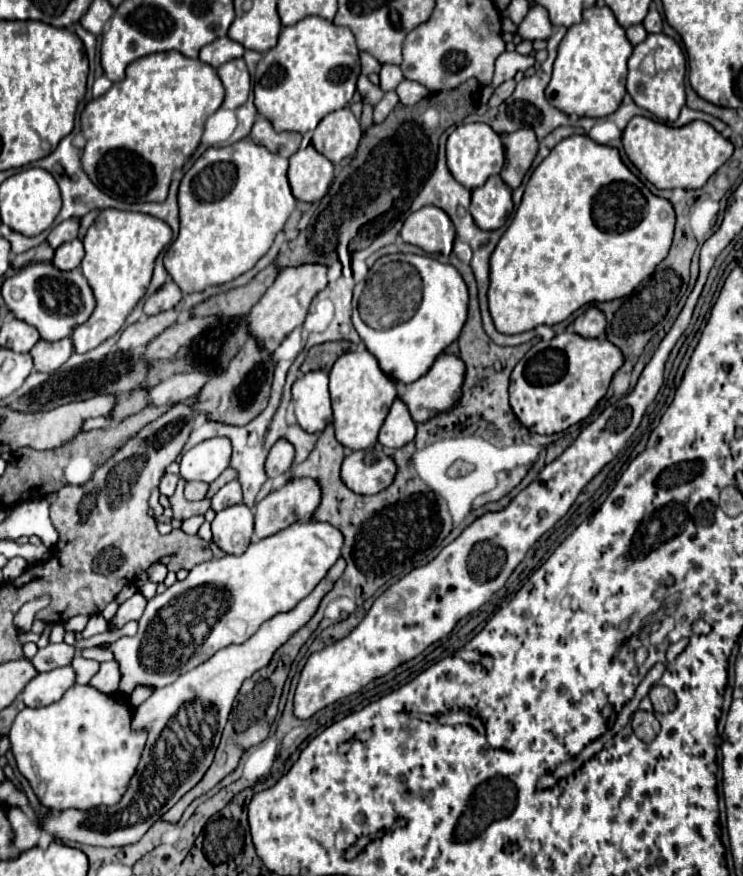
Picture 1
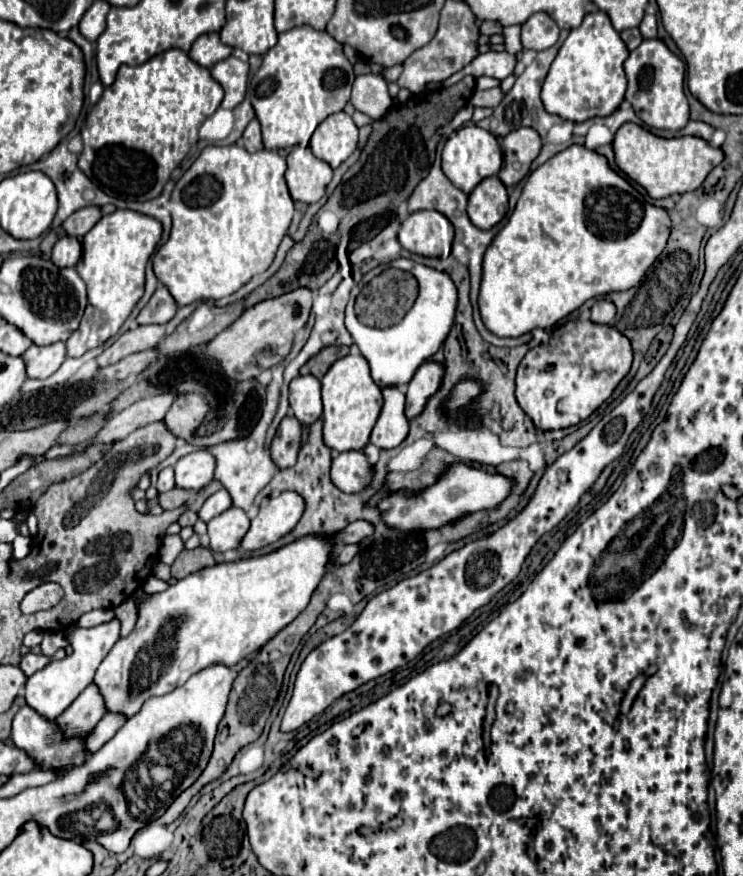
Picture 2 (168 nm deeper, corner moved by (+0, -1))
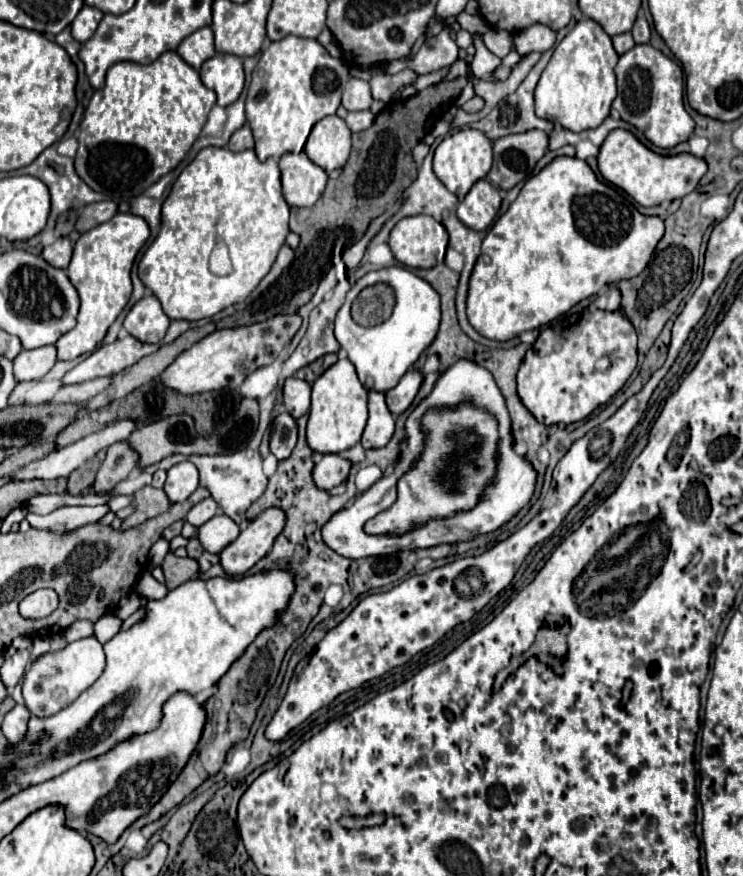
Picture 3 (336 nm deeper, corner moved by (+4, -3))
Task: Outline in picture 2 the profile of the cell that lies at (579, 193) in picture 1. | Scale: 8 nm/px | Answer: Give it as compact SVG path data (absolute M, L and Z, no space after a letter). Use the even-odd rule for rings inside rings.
M573 144L573 146L565 148L563 152L555 154L551 160L547 160L545 164L541 164L537 170L533 170L529 174L513 214L509 216L507 224L499 230L499 234L495 236L495 240L491 242L491 246L485 252L483 280L481 280L481 292L479 292L479 310L481 310L483 324L489 326L489 330L493 330L493 334L497 334L497 336L521 336L521 334L531 332L533 328L551 328L553 324L563 320L567 314L577 310L589 298L597 298L597 296L605 296L609 292L619 292L619 290L633 288L645 276L647 268L657 260L657 256L665 250L669 230L671 230L671 218L669 218L667 210L645 202L645 198L619 172L615 172L609 166L609 162L603 154L599 154L595 150L589 150L581 144Z

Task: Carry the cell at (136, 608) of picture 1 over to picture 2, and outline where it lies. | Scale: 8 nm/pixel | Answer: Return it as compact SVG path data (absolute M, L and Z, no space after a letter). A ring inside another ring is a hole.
M113 618L113 620L93 626L93 628L75 628L69 636L73 652L67 654L67 658L63 658L63 660L49 662L43 670L29 676L29 680L25 684L27 704L45 718L57 718L57 714L63 714L63 710L67 710L71 706L71 702L79 696L79 692L89 682L93 682L93 674L95 674L97 666L107 656L107 652L113 648L113 644L119 640L119 628L121 628L119 618Z

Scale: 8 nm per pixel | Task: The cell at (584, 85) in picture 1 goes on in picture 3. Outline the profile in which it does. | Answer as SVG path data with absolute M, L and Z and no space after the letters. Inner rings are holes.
M591 18L577 22L577 26L557 44L553 56L543 70L535 88L535 114L539 118L557 120L571 132L597 128L607 116L611 102L617 96L615 64L619 56L613 50L611 38Z

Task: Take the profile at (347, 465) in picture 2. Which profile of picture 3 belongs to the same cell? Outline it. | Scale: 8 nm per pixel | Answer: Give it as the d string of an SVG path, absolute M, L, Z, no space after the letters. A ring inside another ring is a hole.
M323 454L319 464L315 462L313 466L313 482L321 490L335 488L347 480L351 462L341 458L339 454Z

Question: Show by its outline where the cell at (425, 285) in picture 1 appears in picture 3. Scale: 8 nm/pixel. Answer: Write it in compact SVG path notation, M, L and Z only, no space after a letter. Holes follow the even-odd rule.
M403 266L383 268L377 272L367 274L355 288L371 286L371 276L377 276L377 282L381 286L387 286L391 294L391 306L389 308L375 308L375 320L373 326L361 326L355 324L351 318L351 296L341 306L335 318L335 338L341 348L347 350L349 360L353 362L357 376L365 390L377 390L387 392L391 390L399 378L415 364L415 360L421 356L423 350L429 348L433 338L437 336L441 310L439 310L439 294L427 284L425 280L417 278L413 272L409 272Z

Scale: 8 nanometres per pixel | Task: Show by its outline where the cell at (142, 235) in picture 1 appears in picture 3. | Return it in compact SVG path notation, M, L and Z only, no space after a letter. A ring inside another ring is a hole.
M117 214L109 222L103 222L75 242L73 258L67 268L69 280L79 292L81 308L77 326L57 340L57 360L75 360L81 354L93 352L107 334L107 328L115 322L119 312L127 306L131 296L131 266L137 252L149 238L149 226L143 218L133 214Z

